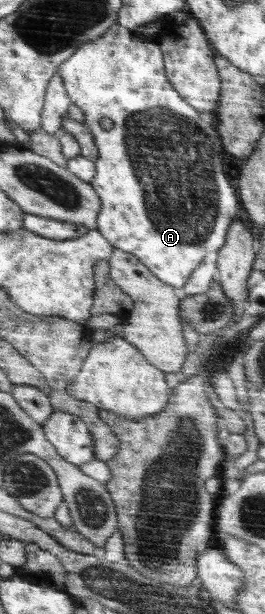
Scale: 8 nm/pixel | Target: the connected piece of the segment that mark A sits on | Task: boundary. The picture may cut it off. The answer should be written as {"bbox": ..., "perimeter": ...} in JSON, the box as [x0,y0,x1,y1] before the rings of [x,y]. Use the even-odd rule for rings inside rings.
{"bbox":[59,23,239,293],"perimeter":[[[117,23],[113,24],[109,31],[105,32],[100,38],[89,41],[85,40],[73,52],[73,55],[59,67],[65,91],[68,93],[72,103],[80,106],[83,110],[84,124],[92,130],[96,145],[99,147],[99,157],[94,161],[96,172],[90,181],[102,203],[97,218],[96,229],[104,234],[114,248],[133,254],[143,265],[148,266],[161,281],[168,282],[169,285],[172,285],[180,293],[184,285],[188,283],[193,270],[204,261],[205,256],[211,251],[218,251],[218,249],[224,247],[230,225],[233,224],[235,215],[239,211],[238,195],[235,195],[235,188],[231,187],[231,183],[227,181],[227,175],[223,171],[223,160],[227,156],[216,126],[205,123],[201,119],[201,113],[193,109],[180,96],[180,93],[173,89],[172,82],[168,80],[167,70],[164,68],[164,52],[160,45],[155,41],[144,41],[143,36],[133,29],[127,29]],[[103,118],[110,119],[113,122],[111,129],[101,127],[100,121]]]}

